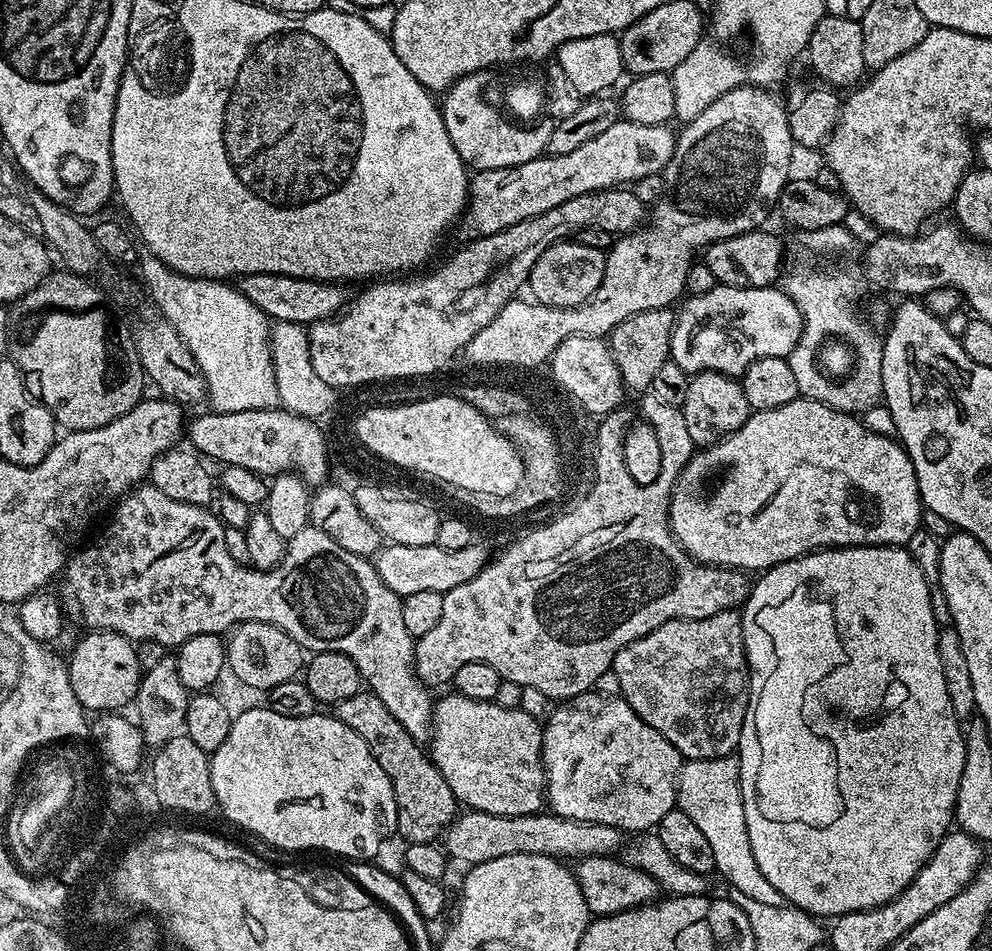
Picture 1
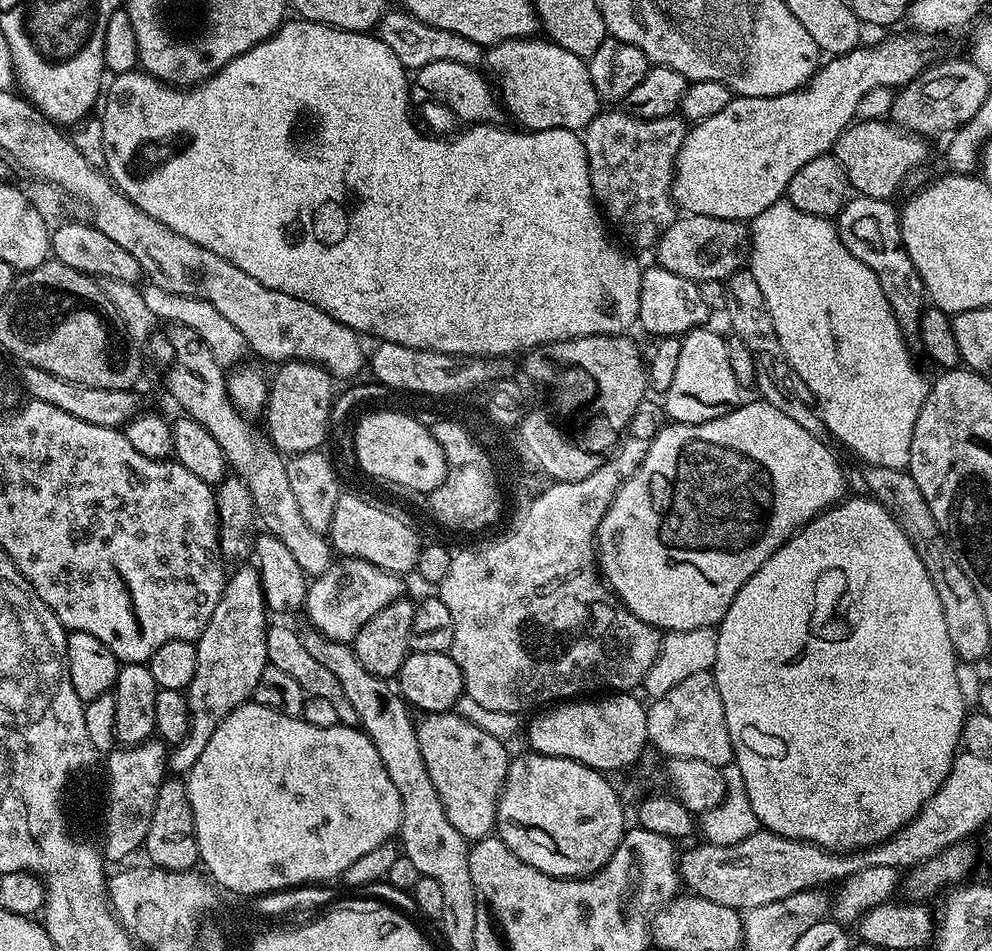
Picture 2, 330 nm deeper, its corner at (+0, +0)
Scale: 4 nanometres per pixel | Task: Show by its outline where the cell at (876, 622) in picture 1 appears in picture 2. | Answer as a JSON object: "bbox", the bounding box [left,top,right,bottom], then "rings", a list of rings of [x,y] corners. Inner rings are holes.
{"bbox":[710,494,964,852],"rings":[[[861,494],[851,500],[845,499],[843,502],[832,505],[831,508],[824,509],[819,516],[804,525],[800,531],[794,533],[778,551],[761,566],[738,590],[730,610],[720,619],[718,625],[718,650],[717,660],[710,669],[716,678],[718,694],[722,694],[722,706],[726,710],[726,726],[730,730],[730,742],[732,743],[732,755],[738,770],[742,770],[742,778],[746,786],[746,794],[750,798],[750,806],[754,806],[754,814],[758,814],[761,829],[773,832],[779,836],[785,836],[791,840],[805,840],[811,844],[817,844],[823,848],[831,848],[834,852],[855,852],[861,848],[868,848],[871,844],[880,844],[888,840],[902,826],[906,826],[911,820],[920,813],[922,806],[942,786],[944,779],[950,774],[952,764],[956,761],[958,749],[962,744],[964,735],[964,692],[960,689],[960,676],[956,673],[958,657],[952,648],[950,634],[946,634],[946,617],[942,614],[942,602],[938,602],[938,590],[934,590],[934,582],[930,574],[926,574],[926,566],[922,566],[922,558],[918,558],[918,550],[910,542],[910,538],[902,530],[896,519],[876,500]]]}

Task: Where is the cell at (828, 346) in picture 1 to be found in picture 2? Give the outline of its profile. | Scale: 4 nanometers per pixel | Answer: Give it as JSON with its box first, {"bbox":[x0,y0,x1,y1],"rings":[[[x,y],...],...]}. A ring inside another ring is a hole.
{"bbox":[747,202,929,469],"rings":[[[781,202],[762,210],[750,222],[751,251],[747,259],[747,267],[752,273],[754,282],[758,282],[758,287],[762,289],[762,298],[766,298],[766,310],[770,310],[770,318],[774,322],[774,330],[778,334],[778,342],[782,342],[782,350],[790,362],[790,366],[802,378],[804,387],[808,389],[815,407],[824,419],[824,424],[828,427],[829,433],[833,437],[837,436],[854,455],[868,466],[890,466],[891,468],[907,469],[910,458],[910,442],[914,438],[914,426],[918,422],[918,414],[922,406],[928,400],[929,381],[924,381],[922,373],[916,369],[916,364],[912,361],[912,356],[908,353],[909,341],[906,339],[904,331],[898,326],[898,318],[886,302],[886,294],[882,294],[882,286],[870,270],[854,255],[846,246],[842,246],[840,241],[840,231],[829,217],[806,214],[798,210],[794,205]]]}

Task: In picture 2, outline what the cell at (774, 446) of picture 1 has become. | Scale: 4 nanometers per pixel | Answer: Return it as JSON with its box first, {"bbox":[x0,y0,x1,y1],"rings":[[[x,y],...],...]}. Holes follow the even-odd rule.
{"bbox":[596,402,845,633],"rings":[[[763,402],[757,404],[741,403],[727,412],[722,418],[714,418],[701,424],[677,424],[668,422],[654,438],[646,458],[622,487],[616,491],[616,497],[610,502],[606,514],[596,531],[596,559],[598,571],[606,581],[609,589],[618,597],[624,607],[630,609],[642,622],[659,628],[665,633],[672,631],[697,630],[699,627],[719,625],[720,619],[730,610],[738,590],[746,586],[749,578],[774,555],[785,542],[819,516],[826,508],[841,503],[845,499],[844,472],[836,461],[829,445],[820,440],[810,430],[802,430],[794,418],[786,418],[782,410]]]}

